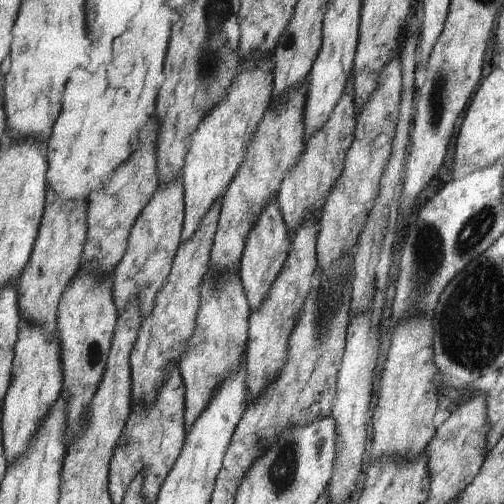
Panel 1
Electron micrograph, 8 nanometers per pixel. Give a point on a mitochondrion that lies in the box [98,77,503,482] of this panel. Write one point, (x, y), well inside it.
(427, 258)

